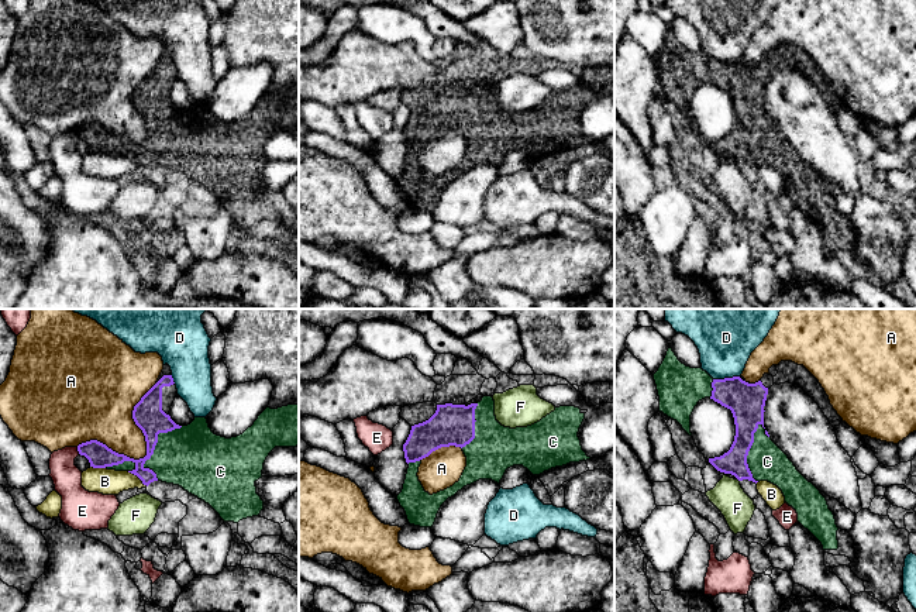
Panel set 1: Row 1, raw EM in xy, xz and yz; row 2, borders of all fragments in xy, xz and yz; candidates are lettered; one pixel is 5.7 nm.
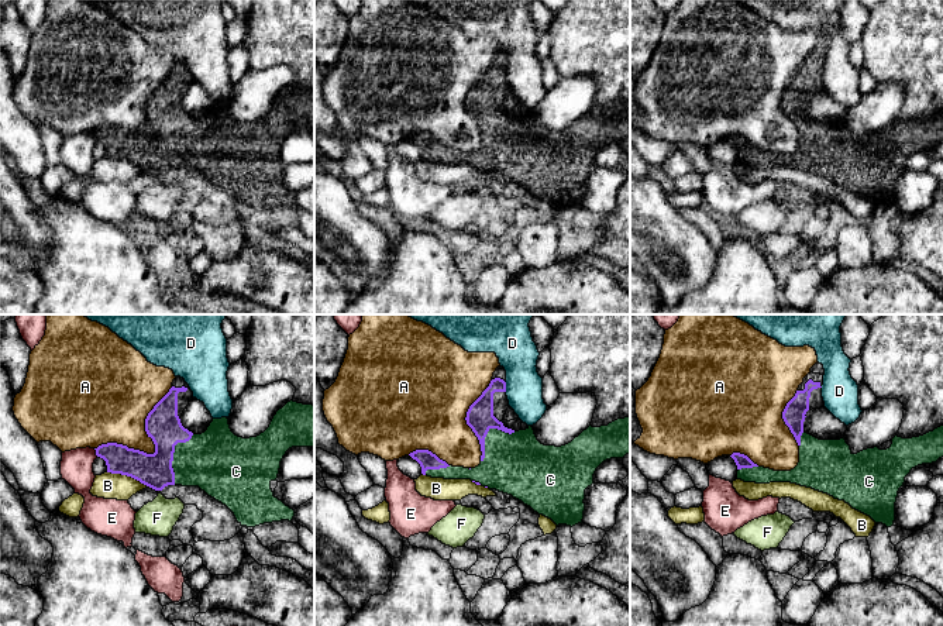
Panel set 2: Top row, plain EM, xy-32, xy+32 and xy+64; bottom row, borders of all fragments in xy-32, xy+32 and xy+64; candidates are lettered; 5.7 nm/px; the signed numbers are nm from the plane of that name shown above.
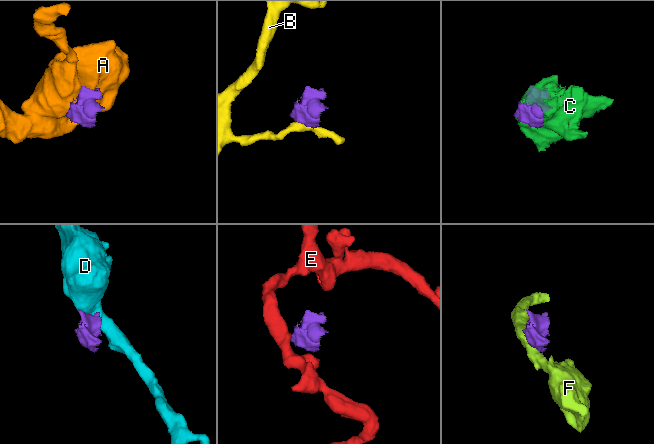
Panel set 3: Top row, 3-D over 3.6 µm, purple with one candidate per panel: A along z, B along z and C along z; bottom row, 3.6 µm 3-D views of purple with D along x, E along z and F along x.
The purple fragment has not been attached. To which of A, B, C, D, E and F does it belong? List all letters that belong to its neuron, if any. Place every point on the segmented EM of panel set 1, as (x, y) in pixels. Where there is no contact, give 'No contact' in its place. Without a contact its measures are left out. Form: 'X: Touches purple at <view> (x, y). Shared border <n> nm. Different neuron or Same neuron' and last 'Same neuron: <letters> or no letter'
A: Touches purple at xy (147, 453). Shared border 600 nm. Different neuron
B: Touches purple at xy (137, 475). Shared border 150 nm. Different neuron
C: Touches purple at xy (154, 447). Shared border 340 nm. Same neuron
D: Touches purple at yz (726, 378). Shared border 150 nm. Different neuron
E: Touches purple at xy (78, 450). Shared border 40 nm. Different neuron
F: No contact. Different neuron
Same neuron: C

